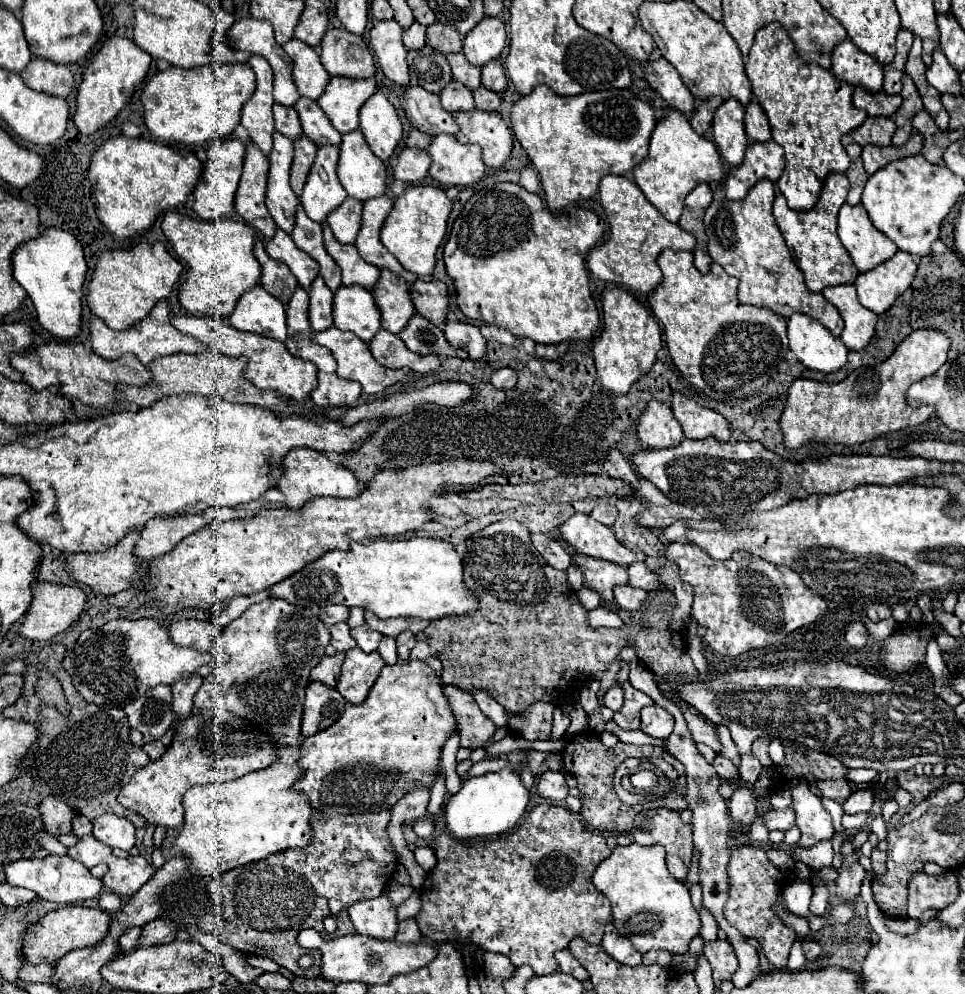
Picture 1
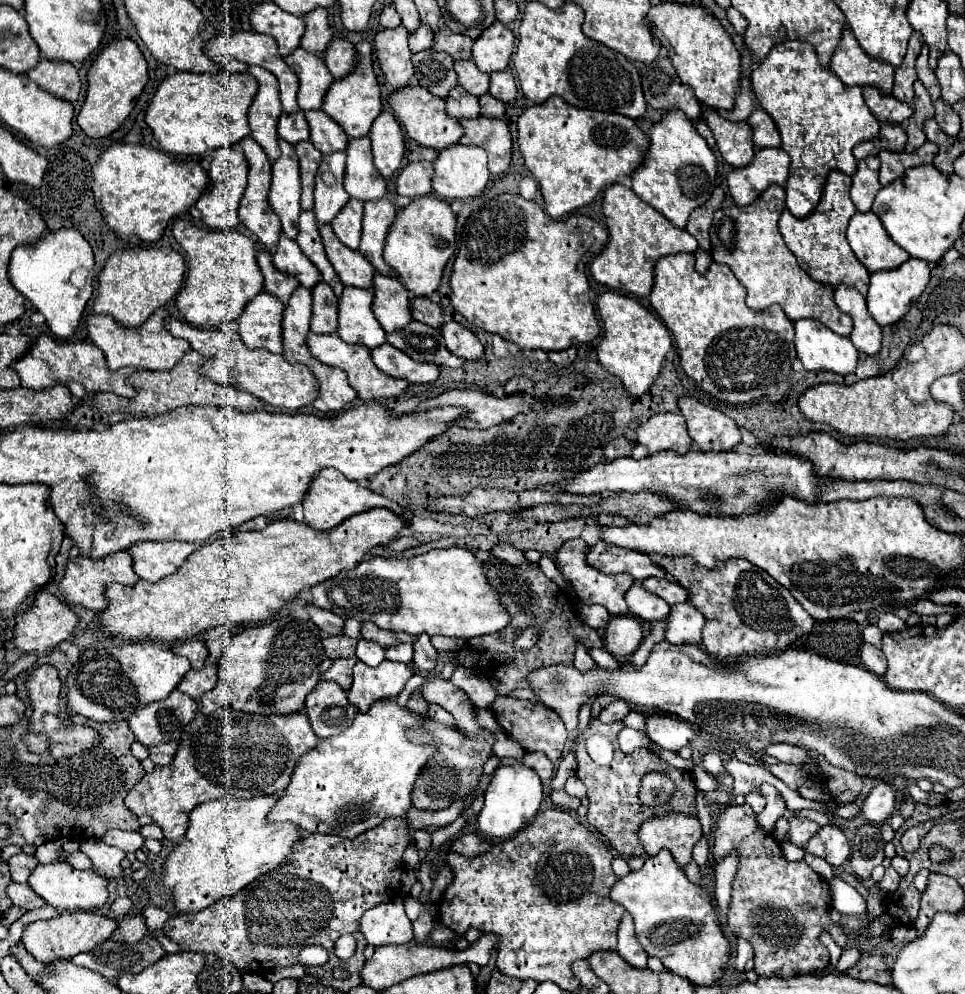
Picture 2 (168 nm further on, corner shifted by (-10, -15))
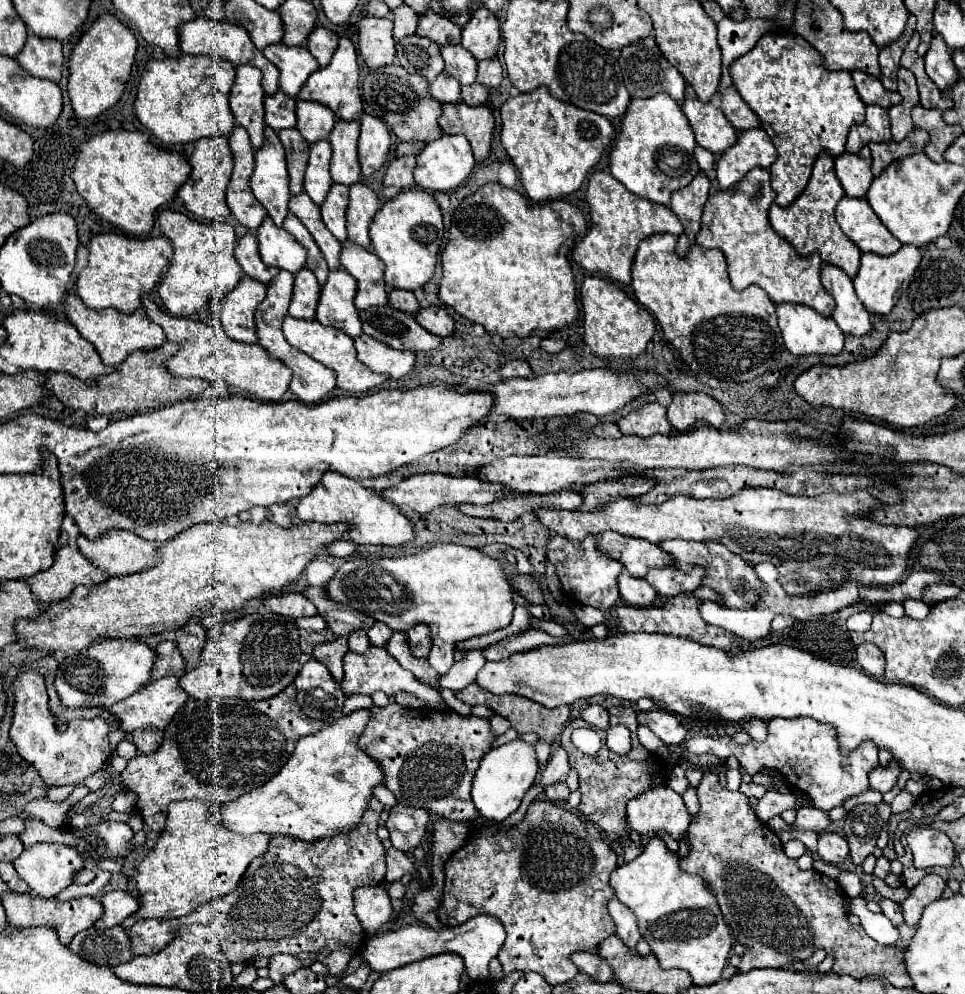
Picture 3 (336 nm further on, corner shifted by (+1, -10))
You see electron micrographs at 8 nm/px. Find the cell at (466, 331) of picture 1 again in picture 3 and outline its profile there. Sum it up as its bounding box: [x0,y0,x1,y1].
[415,307,455,337]

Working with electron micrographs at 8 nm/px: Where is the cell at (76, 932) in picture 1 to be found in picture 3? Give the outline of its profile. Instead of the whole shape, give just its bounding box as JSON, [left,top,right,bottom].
[1,893,103,945]

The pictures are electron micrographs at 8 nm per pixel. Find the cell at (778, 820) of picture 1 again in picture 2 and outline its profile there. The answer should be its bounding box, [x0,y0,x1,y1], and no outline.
[790,818,820,846]

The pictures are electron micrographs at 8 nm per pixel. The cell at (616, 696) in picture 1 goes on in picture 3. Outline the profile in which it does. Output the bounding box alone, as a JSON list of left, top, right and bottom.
[581,705,609,729]

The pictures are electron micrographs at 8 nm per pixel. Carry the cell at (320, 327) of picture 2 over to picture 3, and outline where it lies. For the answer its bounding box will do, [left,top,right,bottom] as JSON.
[289,269,319,319]

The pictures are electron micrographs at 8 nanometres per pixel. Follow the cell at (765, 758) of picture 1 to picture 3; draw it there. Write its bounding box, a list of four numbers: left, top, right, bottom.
[743,721,767,741]

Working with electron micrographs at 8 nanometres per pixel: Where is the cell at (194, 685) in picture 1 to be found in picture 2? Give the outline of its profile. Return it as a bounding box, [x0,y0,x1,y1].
[178,658,216,700]

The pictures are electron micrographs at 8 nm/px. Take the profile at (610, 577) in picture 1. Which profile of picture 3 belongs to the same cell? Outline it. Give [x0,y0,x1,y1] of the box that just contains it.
[547,535,623,611]

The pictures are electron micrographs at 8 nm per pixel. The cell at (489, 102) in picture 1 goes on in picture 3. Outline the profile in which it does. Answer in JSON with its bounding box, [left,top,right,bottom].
[461,83,487,107]

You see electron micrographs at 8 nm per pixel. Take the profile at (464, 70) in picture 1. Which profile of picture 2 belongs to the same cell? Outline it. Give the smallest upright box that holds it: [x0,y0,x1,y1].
[454,60,490,96]

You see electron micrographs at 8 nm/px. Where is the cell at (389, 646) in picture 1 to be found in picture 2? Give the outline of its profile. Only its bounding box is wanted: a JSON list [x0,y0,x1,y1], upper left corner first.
[386,644,412,662]

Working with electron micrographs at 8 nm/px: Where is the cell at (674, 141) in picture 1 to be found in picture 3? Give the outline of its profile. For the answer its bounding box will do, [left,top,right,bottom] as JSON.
[609,95,699,207]

